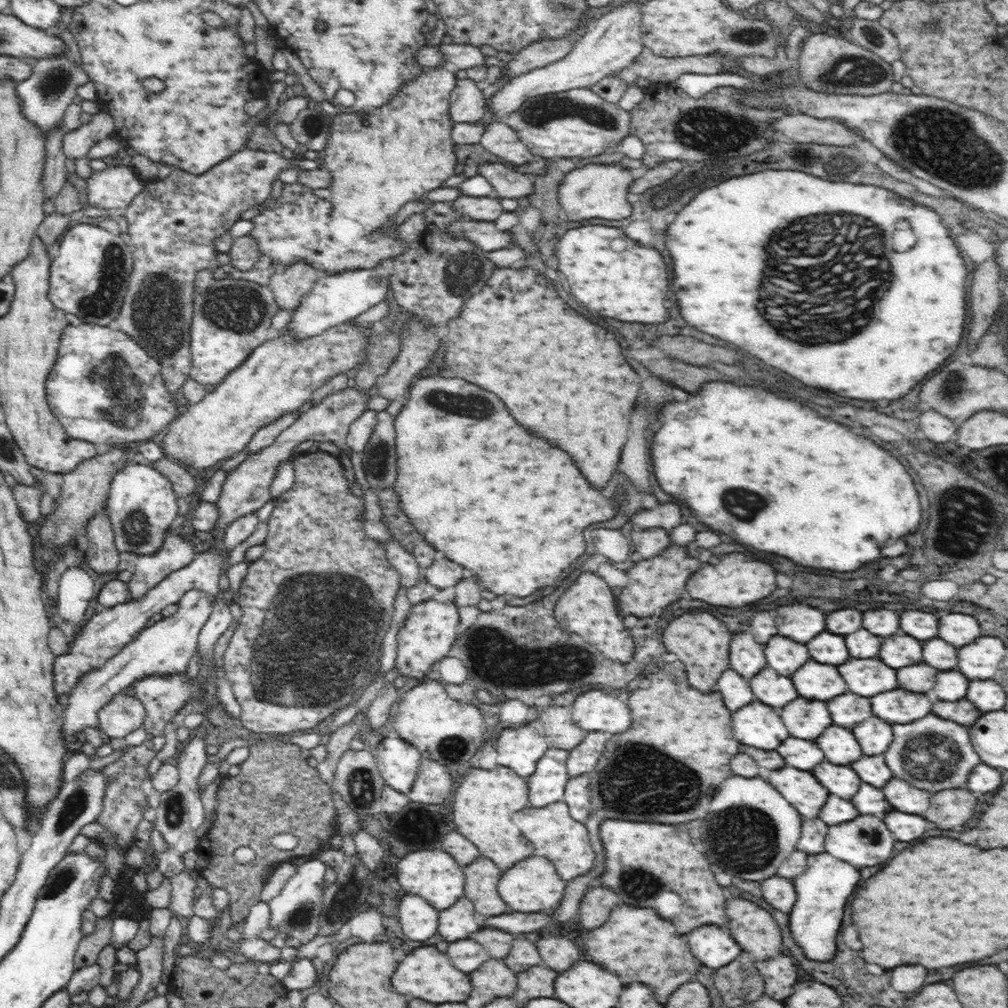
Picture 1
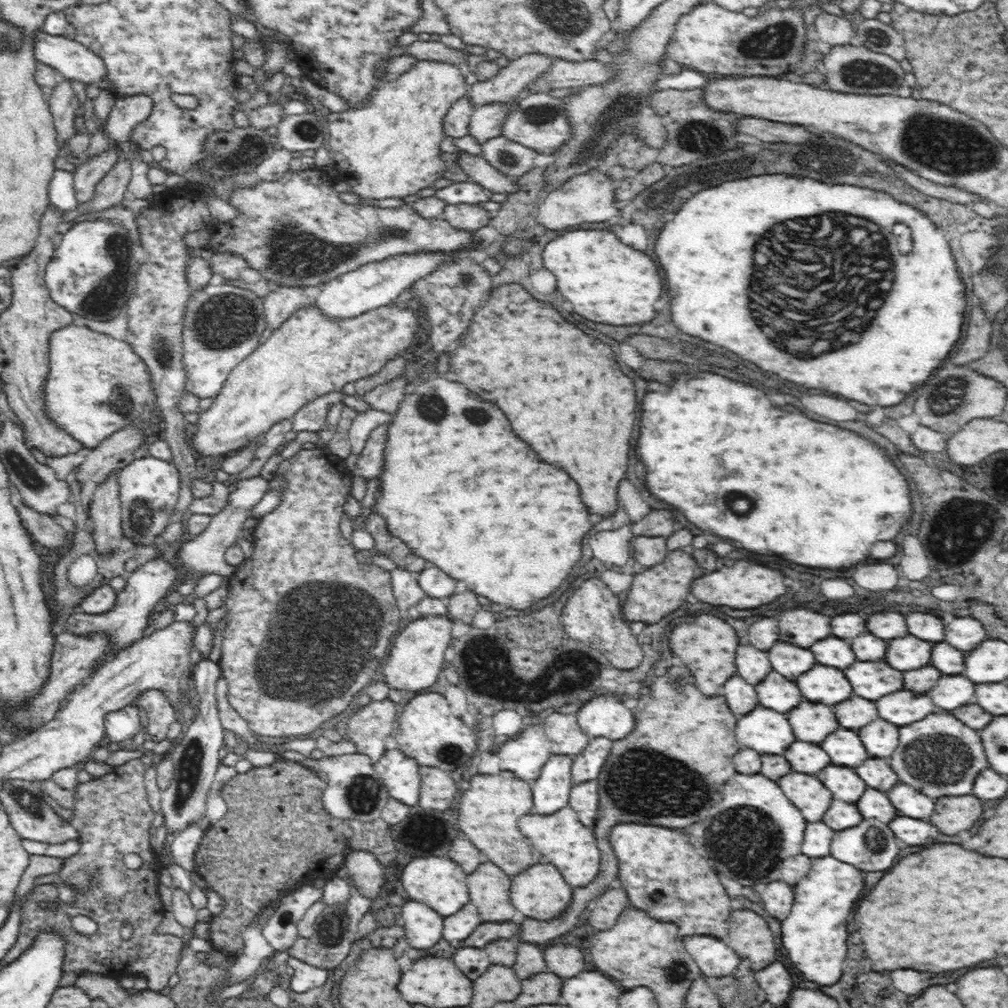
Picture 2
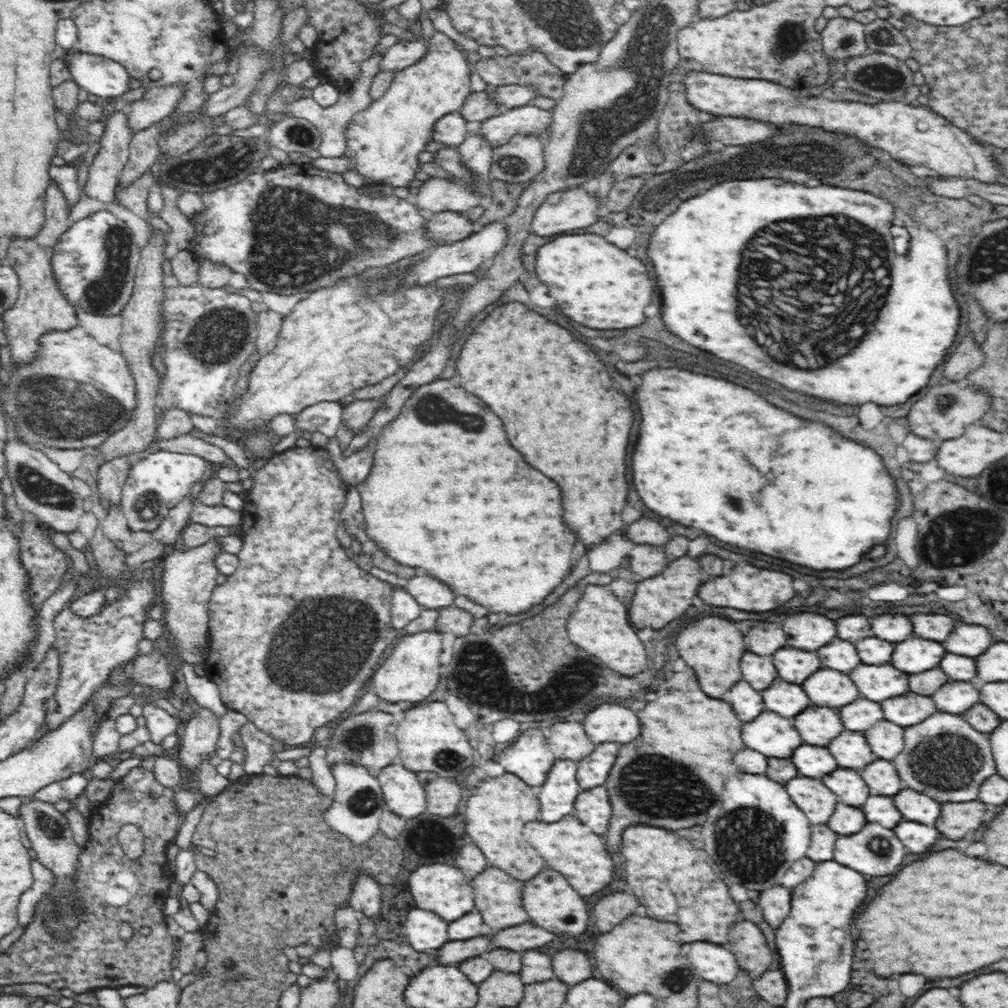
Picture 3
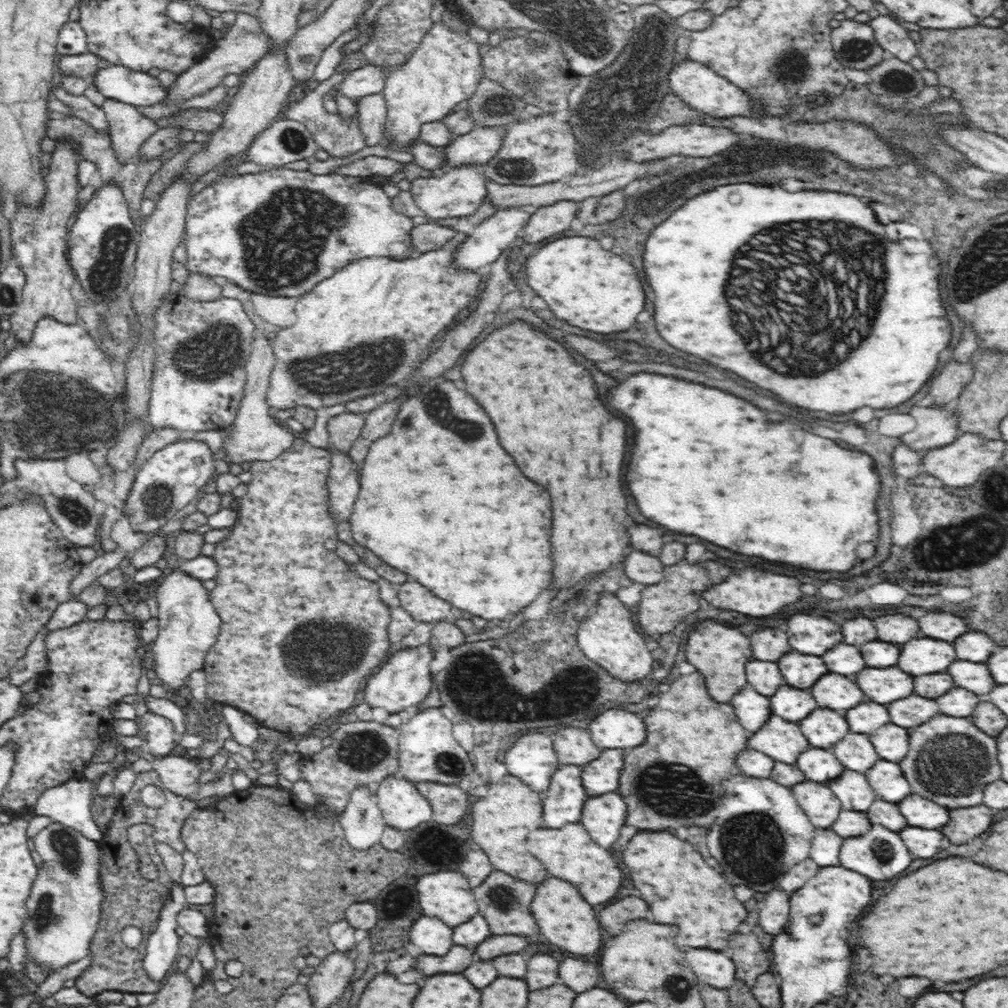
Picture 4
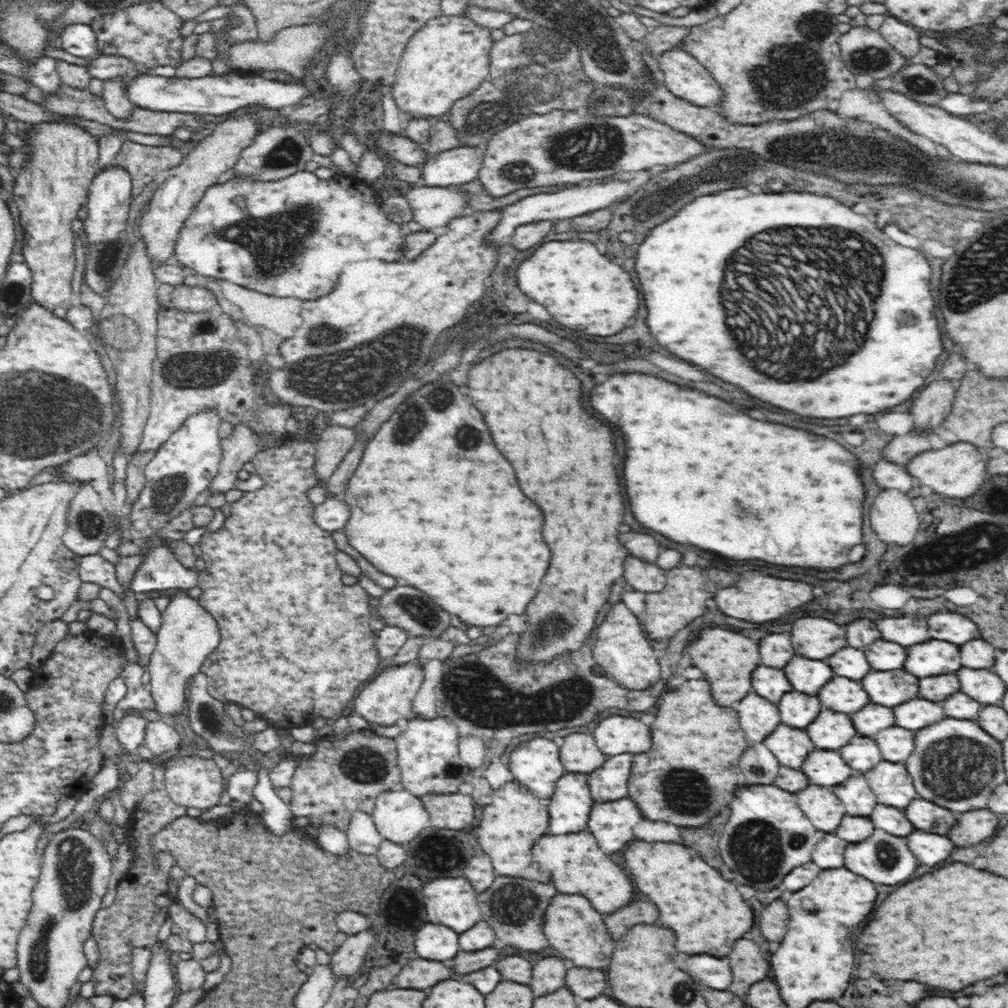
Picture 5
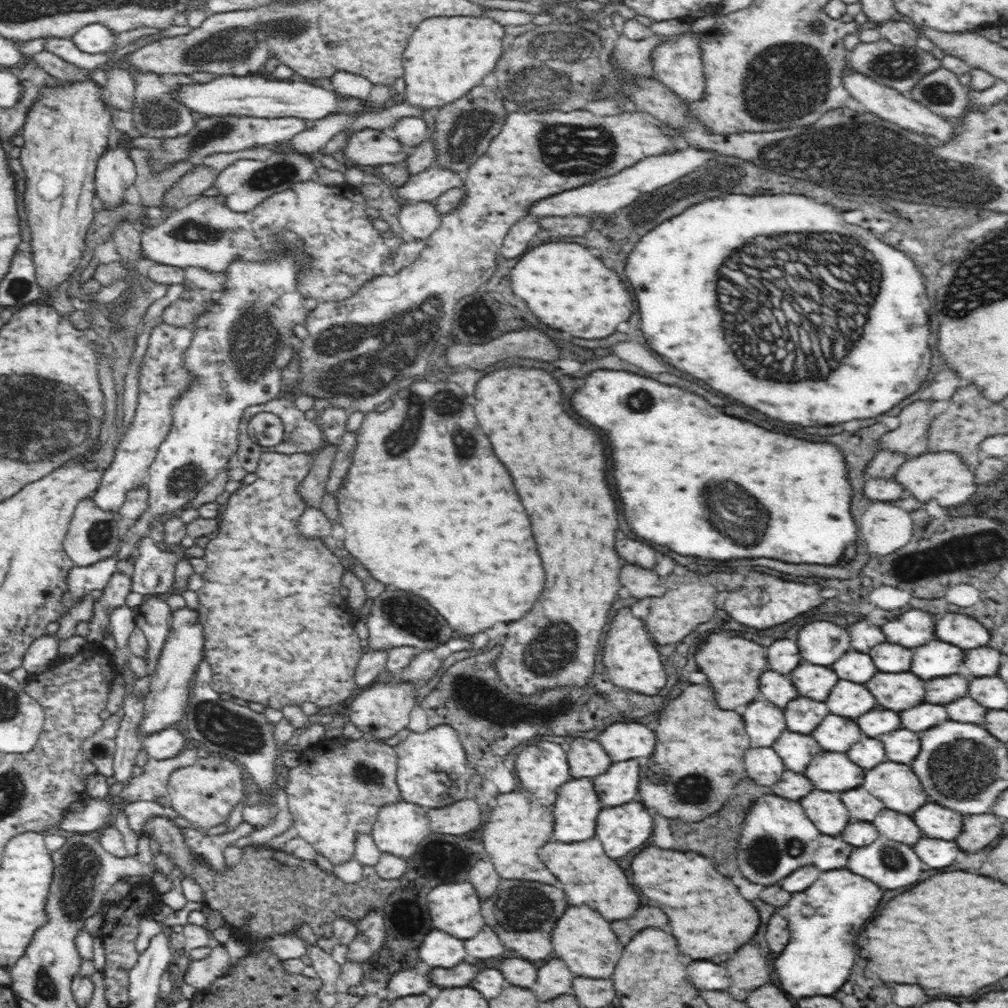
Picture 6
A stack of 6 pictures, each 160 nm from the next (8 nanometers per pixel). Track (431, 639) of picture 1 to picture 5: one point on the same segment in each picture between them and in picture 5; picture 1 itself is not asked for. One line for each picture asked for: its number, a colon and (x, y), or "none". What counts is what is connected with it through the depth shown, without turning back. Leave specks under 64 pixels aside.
2: (417, 656)
3: (411, 671)
4: (404, 680)
5: (390, 695)

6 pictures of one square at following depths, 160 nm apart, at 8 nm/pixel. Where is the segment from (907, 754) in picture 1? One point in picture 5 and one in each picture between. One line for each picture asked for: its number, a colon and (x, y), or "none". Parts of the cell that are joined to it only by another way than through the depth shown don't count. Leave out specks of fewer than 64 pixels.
2: (940, 756)
3: (944, 757)
4: (950, 760)
5: (953, 763)

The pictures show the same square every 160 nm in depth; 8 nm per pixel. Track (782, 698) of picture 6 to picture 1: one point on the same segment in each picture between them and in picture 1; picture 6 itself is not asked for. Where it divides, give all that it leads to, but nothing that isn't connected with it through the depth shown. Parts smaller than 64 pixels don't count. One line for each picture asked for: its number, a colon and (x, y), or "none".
1: (747, 656)
2: (753, 665)
3: (758, 670)
4: (765, 677)
5: (770, 683)

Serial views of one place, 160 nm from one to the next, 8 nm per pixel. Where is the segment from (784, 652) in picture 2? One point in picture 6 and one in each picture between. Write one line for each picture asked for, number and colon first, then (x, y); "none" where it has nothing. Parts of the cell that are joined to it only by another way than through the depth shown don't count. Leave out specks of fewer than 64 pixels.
3: (794, 666)
4: (801, 671)
5: (805, 675)
6: (813, 681)

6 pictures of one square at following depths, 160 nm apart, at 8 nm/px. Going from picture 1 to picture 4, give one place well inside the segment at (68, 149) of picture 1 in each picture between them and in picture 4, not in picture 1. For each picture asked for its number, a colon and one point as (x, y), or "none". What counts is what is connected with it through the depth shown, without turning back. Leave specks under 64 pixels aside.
2: (128, 111)
3: (156, 103)
4: (245, 43)

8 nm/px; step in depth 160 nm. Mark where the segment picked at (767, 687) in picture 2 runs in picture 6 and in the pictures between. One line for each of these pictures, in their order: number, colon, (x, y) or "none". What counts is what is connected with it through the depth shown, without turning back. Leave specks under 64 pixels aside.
3: (787, 699)
4: (793, 704)
5: (797, 709)
6: (802, 715)

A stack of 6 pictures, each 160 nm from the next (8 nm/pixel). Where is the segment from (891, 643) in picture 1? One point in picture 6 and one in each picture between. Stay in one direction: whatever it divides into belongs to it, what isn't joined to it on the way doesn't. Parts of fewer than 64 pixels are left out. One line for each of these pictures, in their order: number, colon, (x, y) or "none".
2: (908, 653)
3: (914, 655)
4: (925, 656)
5: (931, 658)
6: (938, 658)

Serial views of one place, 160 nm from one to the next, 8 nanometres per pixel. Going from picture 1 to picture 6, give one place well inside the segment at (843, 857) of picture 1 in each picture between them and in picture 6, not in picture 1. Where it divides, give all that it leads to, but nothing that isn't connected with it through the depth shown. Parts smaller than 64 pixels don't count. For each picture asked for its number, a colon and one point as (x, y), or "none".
2: (867, 846)
3: (874, 850)
4: (880, 845)
5: (882, 858)
6: (891, 865)

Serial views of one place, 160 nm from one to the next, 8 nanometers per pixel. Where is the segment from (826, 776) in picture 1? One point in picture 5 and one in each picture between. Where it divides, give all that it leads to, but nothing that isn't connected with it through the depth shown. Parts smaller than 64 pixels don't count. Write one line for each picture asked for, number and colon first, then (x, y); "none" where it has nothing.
2: (844, 783)
3: (851, 789)
4: (852, 788)
5: (859, 800)

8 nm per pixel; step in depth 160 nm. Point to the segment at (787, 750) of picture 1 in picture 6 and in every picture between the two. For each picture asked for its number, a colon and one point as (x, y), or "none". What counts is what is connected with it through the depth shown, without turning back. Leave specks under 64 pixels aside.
2: (803, 757)
3: (811, 761)
4: (819, 765)
5: (825, 768)
6: (830, 771)

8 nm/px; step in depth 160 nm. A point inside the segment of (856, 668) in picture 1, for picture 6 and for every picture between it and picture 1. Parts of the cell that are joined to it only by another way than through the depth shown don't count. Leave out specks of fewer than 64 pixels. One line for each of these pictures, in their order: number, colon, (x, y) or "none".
2: (872, 680)
3: (877, 683)
4: (884, 686)
5: (888, 688)
6: (897, 691)

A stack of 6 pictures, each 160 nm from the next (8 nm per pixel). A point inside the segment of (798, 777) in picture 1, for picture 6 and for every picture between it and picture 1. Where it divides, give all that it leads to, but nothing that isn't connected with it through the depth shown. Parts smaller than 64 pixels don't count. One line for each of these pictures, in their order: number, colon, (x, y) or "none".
2: (806, 792)
3: (811, 795)
4: (817, 800)
5: (825, 811)
6: (826, 810)

